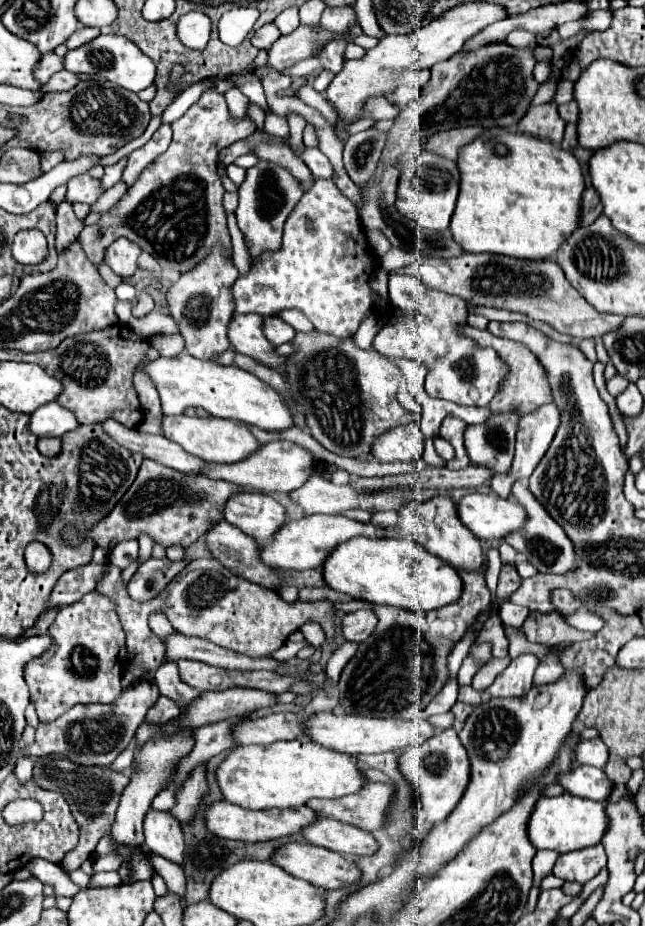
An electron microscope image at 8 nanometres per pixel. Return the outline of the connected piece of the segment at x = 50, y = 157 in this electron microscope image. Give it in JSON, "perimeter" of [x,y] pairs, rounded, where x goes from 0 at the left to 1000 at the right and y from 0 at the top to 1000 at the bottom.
{"perimeter":[[[71,163],[65,165],[65,185],[78,185],[81,180],[87,180],[90,176],[99,174],[99,165],[96,163]]]}

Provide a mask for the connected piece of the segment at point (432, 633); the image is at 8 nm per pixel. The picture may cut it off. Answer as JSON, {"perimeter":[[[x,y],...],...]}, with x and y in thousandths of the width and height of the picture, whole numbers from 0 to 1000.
{"perimeter":[[[713,617],[719,627],[719,643],[707,653],[685,656],[667,660],[660,664],[636,662],[629,658],[602,656],[602,653],[580,653],[577,660],[586,666],[586,675],[580,684],[555,697],[552,707],[536,716],[524,738],[524,757],[543,772],[567,772],[567,774],[617,774],[617,776],[645,776],[651,774],[654,766],[682,748],[682,744],[695,738],[698,725],[691,720],[691,710],[701,699],[716,692],[716,688],[732,679],[735,671],[741,668],[744,660],[760,656],[760,636],[753,634],[747,619],[719,619]]]}

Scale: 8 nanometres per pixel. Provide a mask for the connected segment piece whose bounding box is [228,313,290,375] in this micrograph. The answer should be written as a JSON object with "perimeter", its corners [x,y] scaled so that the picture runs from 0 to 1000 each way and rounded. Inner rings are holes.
{"perimeter":[[[394,338],[363,340],[363,344],[357,347],[357,353],[353,353],[353,366],[369,381],[384,383],[394,390],[443,405],[450,386],[434,383],[428,379],[428,375],[412,366],[412,362],[406,357],[406,349],[409,349],[409,342],[400,342]]]}

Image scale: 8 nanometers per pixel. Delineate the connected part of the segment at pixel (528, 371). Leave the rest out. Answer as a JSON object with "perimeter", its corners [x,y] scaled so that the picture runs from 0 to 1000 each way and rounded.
{"perimeter":[[[722,351],[716,357],[722,360],[722,364],[735,366],[744,375],[769,377],[769,381],[778,386],[778,390],[791,396],[788,409],[778,414],[772,427],[760,435],[763,446],[803,446],[806,450],[812,450],[812,448],[825,446],[828,442],[834,442],[834,440],[840,440],[847,435],[856,435],[856,420],[850,416],[847,401],[840,398],[840,392],[834,390],[834,386],[822,377],[816,377],[816,373],[809,373],[803,368],[766,364],[760,357],[744,357],[744,355],[735,355],[729,351]]]}

